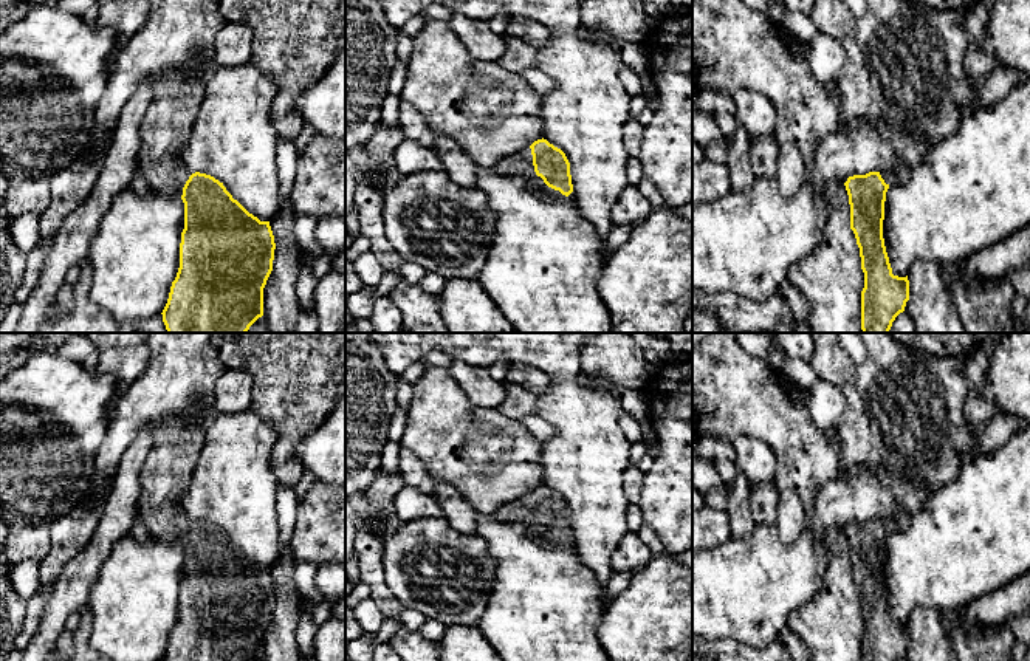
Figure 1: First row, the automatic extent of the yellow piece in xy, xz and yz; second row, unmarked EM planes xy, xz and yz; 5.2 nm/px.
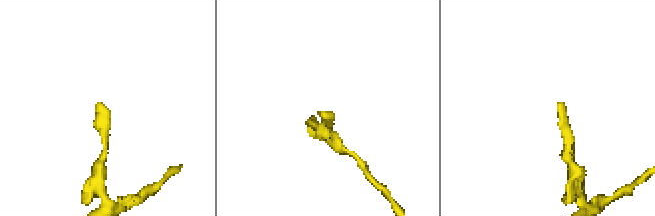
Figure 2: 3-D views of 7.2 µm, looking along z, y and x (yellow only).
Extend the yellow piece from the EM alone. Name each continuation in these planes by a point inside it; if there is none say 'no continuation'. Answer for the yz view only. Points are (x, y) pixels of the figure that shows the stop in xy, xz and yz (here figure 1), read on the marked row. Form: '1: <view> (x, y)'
1: yz (899, 174)

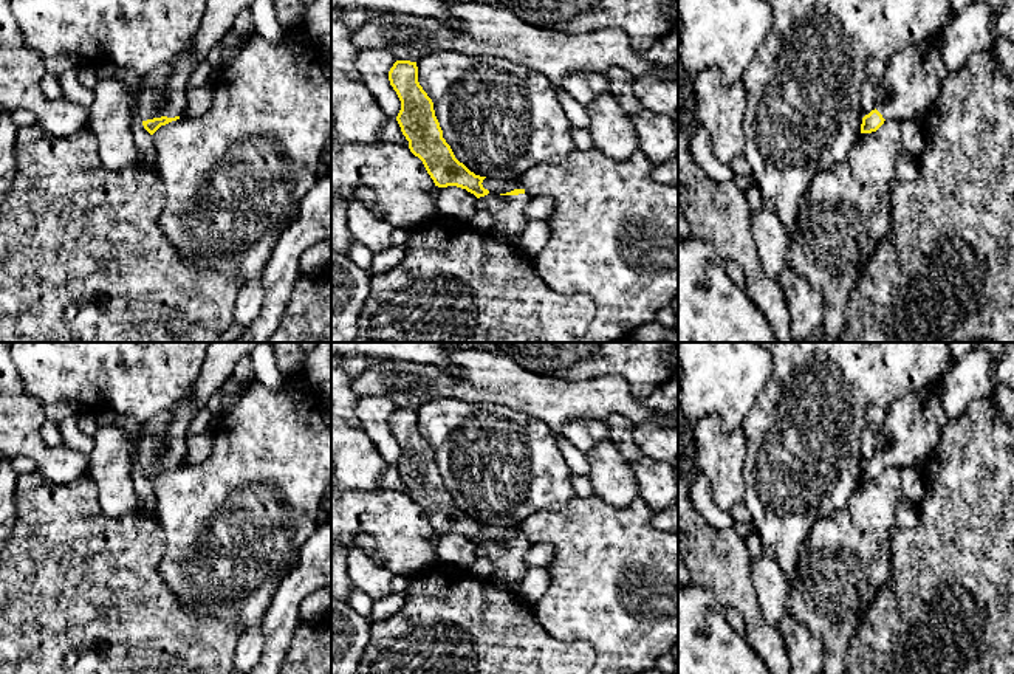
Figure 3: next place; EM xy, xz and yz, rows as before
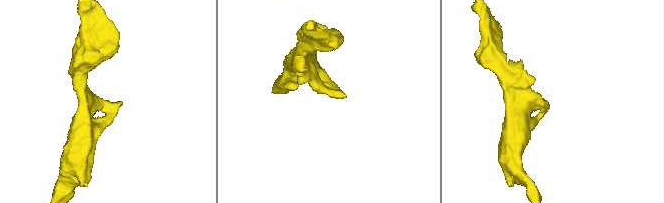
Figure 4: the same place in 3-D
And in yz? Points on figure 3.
1: yz (912, 79)

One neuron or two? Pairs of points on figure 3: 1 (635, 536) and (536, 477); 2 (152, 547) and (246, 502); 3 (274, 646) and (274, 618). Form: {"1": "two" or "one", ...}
{"1": "two", "2": "two", "3": "one"}

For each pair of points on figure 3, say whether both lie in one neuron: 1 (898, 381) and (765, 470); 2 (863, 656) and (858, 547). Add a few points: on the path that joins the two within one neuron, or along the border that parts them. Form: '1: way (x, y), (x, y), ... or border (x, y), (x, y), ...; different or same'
1: way (866, 381), (853, 381), (798, 437); same
2: border (878, 589), (846, 654); different

